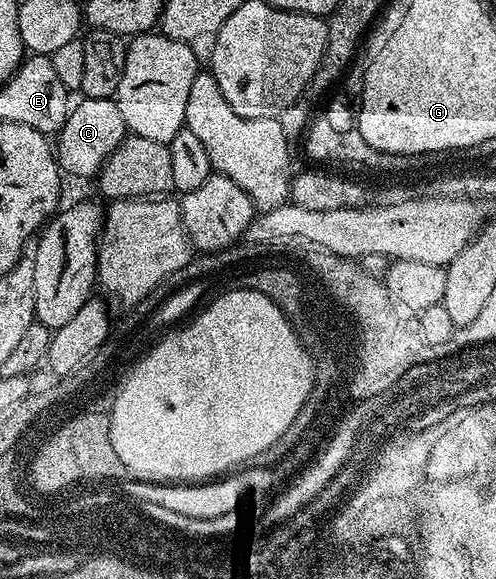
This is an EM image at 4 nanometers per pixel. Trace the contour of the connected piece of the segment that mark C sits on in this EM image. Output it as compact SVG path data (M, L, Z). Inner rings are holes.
M83 97L67 113L64 126L57 133L54 146L58 167L65 175L78 178L95 177L107 157L118 148L127 135L126 123L120 114L117 101L108 99L88 99Z

